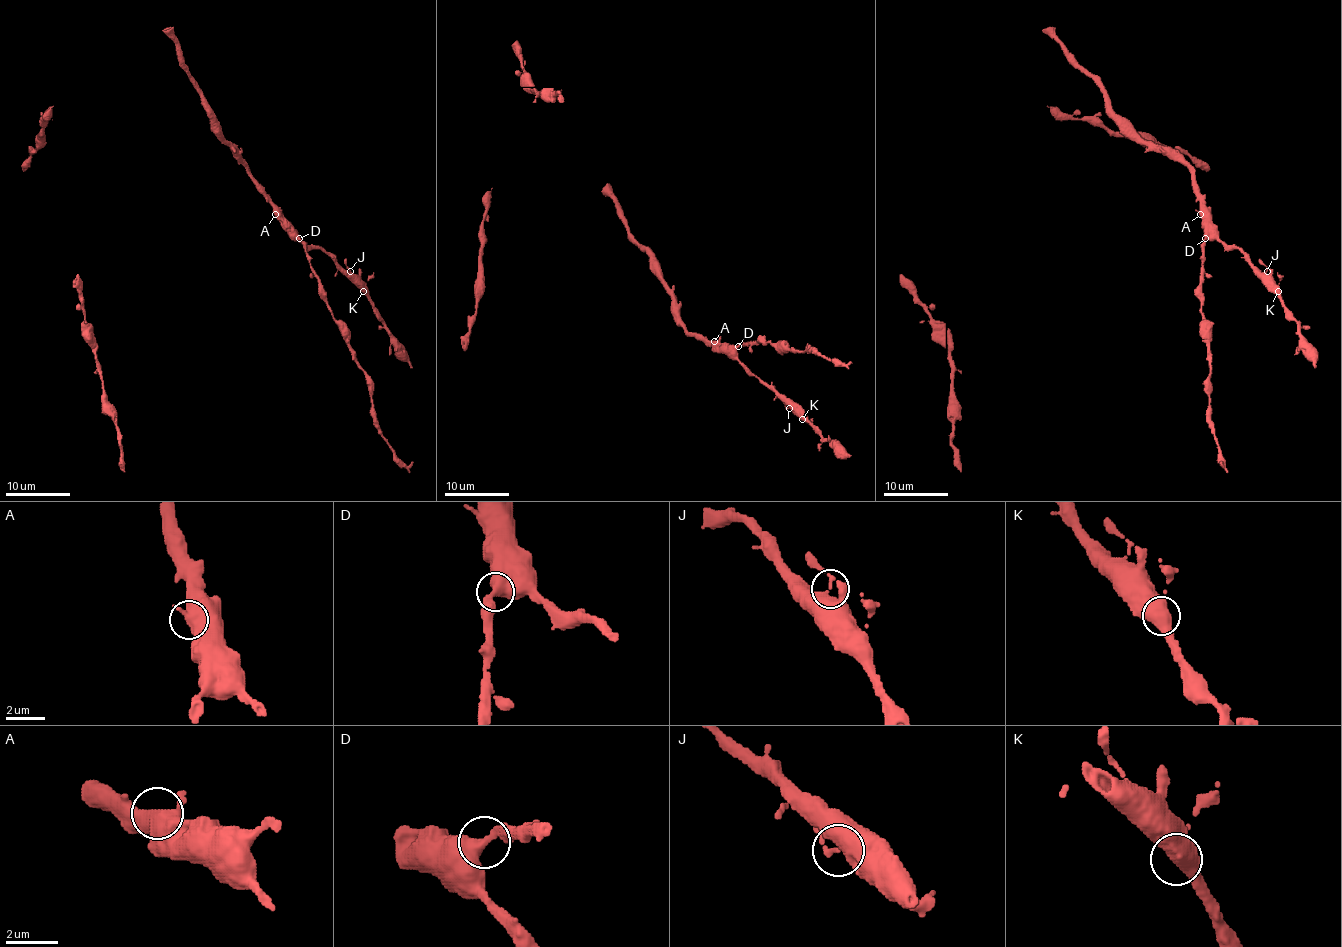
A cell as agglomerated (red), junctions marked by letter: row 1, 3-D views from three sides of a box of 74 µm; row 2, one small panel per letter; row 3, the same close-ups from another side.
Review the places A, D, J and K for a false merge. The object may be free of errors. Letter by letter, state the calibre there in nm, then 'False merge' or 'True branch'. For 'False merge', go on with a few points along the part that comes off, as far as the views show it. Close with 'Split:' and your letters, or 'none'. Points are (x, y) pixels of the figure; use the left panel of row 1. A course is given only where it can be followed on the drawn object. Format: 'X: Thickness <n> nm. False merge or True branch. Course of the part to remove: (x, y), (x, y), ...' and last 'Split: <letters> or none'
A: Thickness 440 nm. True branch
D: Thickness 400 nm. True branch
J: Thickness 280 nm. False merge
K: Thickness 440 nm. True branch
Split: J

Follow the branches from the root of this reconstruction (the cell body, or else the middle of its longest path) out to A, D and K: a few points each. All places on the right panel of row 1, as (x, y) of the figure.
A: (1052, 34), (1120, 118), (1144, 140), (1166, 146), (1189, 169), (1200, 214)
D: (1052, 34), (1120, 118), (1144, 140), (1166, 146), (1189, 169), (1200, 203), (1205, 238)
K: (1052, 34), (1120, 118), (1144, 140), (1166, 146), (1189, 169), (1192, 188), (1218, 237), (1236, 246), (1278, 291)

